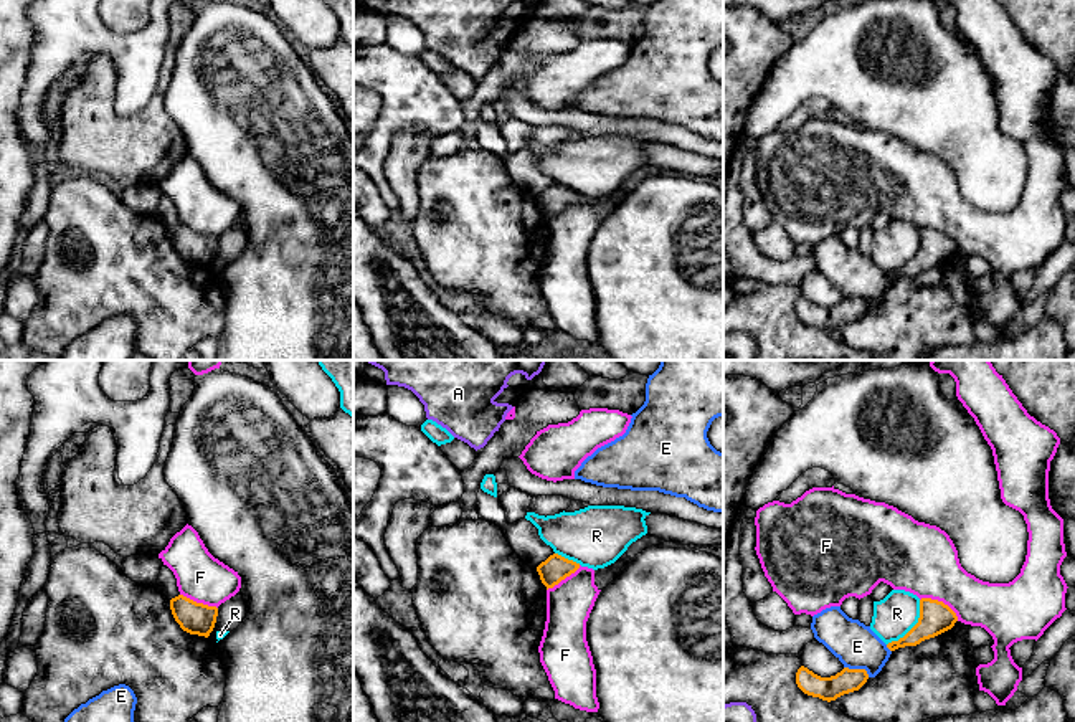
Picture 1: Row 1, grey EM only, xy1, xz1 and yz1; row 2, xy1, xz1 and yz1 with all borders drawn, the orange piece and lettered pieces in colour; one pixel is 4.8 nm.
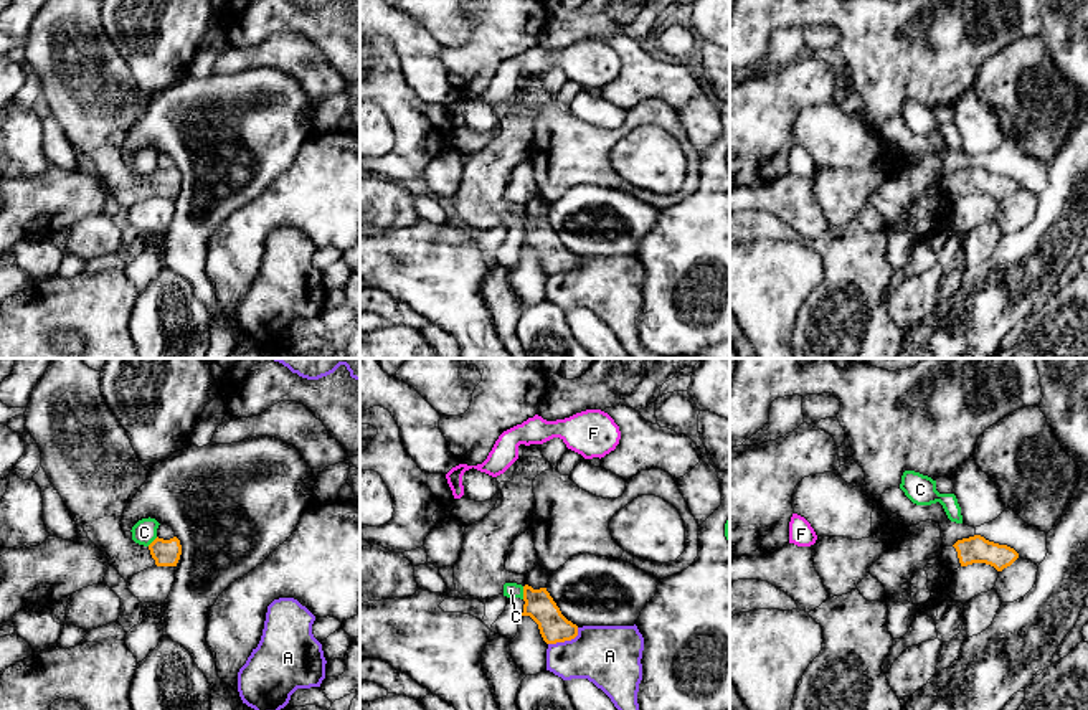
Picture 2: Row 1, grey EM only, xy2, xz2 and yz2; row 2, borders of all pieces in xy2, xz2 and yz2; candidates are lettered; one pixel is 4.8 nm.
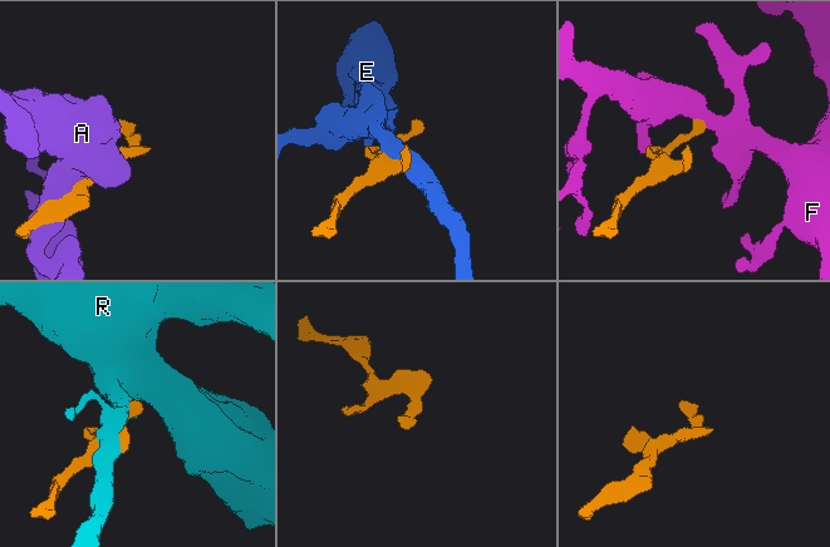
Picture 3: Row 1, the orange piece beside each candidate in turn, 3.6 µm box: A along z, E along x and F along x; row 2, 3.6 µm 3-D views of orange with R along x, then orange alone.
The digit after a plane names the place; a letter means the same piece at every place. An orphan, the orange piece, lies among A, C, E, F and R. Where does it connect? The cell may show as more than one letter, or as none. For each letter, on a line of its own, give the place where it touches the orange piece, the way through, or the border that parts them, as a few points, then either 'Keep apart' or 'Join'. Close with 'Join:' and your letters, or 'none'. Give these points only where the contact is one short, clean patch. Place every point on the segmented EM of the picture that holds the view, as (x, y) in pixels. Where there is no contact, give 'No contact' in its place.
A: Touches orange at xz2 (565, 639). Keep apart
C: Touches orange at xz2 (524, 593). Boundary: xz2 (522, 586), (524, 598). Keep apart
E: Touches orange at yz1 (857, 669). Keep apart
F: Touches orange at yz1 (942, 602). Keep apart
R: Touches orange at yz1 (913, 626). Keep apart
Join: none

